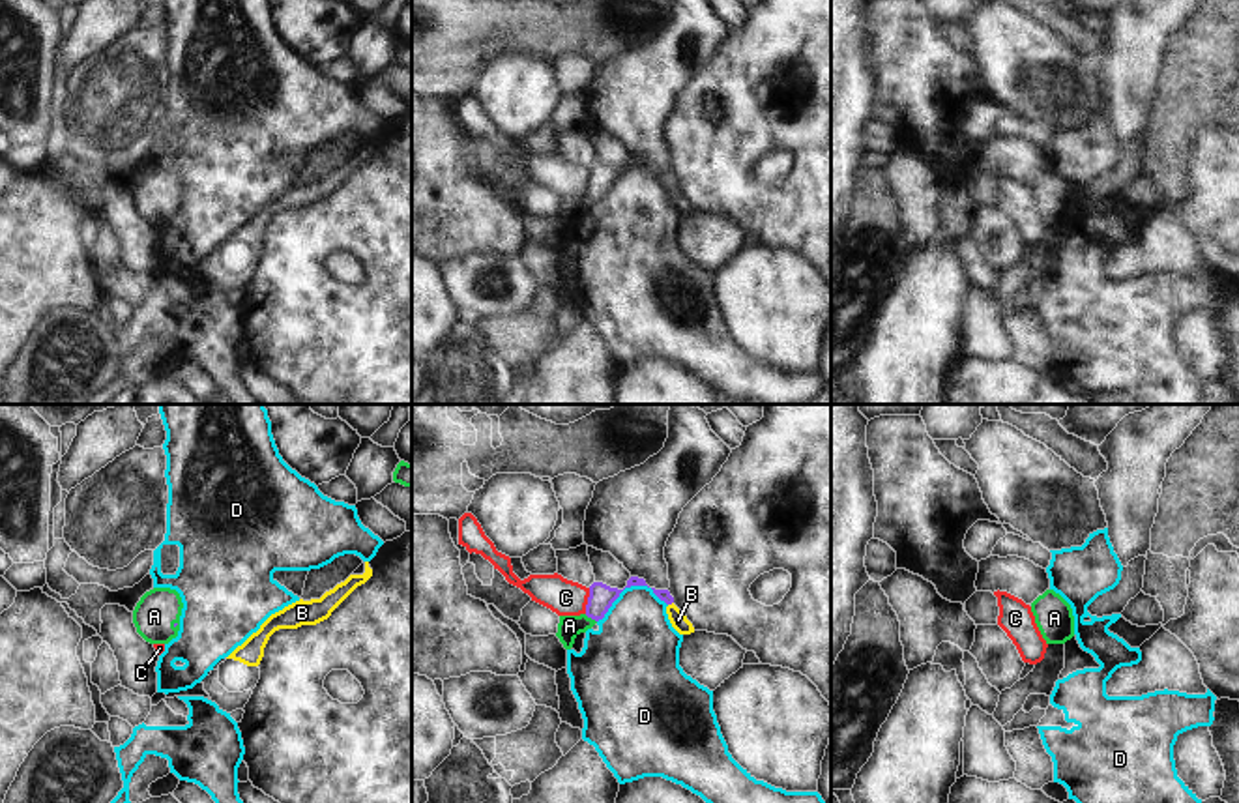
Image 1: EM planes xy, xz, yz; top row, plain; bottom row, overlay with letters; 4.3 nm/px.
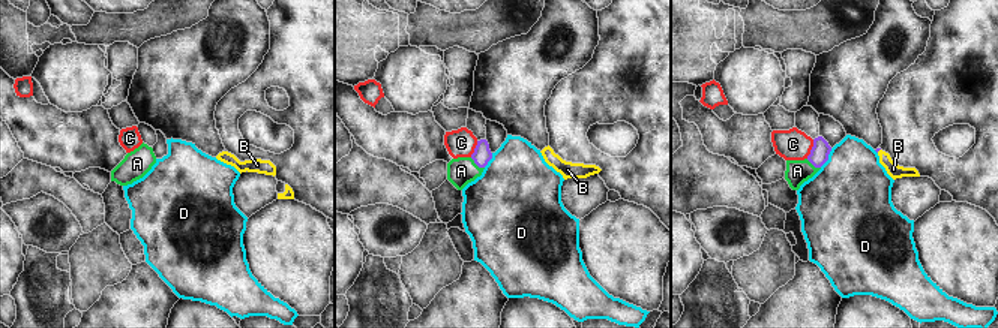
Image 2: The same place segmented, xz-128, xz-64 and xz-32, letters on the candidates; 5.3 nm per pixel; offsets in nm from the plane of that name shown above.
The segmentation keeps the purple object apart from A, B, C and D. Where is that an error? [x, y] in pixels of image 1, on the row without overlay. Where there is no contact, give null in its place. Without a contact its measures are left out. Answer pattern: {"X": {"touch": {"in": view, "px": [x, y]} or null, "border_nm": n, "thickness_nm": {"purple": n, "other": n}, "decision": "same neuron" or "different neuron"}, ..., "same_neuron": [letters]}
{"A": {"touch": {"in": "xz", "px": [590, 197]}, "border_nm": 70, "thickness_nm": {"purple": 110, "other": 100}, "decision": "same neuron"}, "B": {"touch": {"in": "xz", "px": [670, 184]}, "border_nm": 30, "thickness_nm": {"purple": 50, "other": 70}, "decision": "different neuron"}, "C": {"touch": {"in": "xz", "px": [588, 182]}, "border_nm": 110, "thickness_nm": {"purple": 110, "other": 160}, "decision": "different neuron"}, "D": {"touch": {"in": "xz", "px": [629, 167]}, "border_nm": 320, "thickness_nm": {"purple": 110, "other": 340}, "decision": "different neuron"}, "same_neuron": ["A"]}

